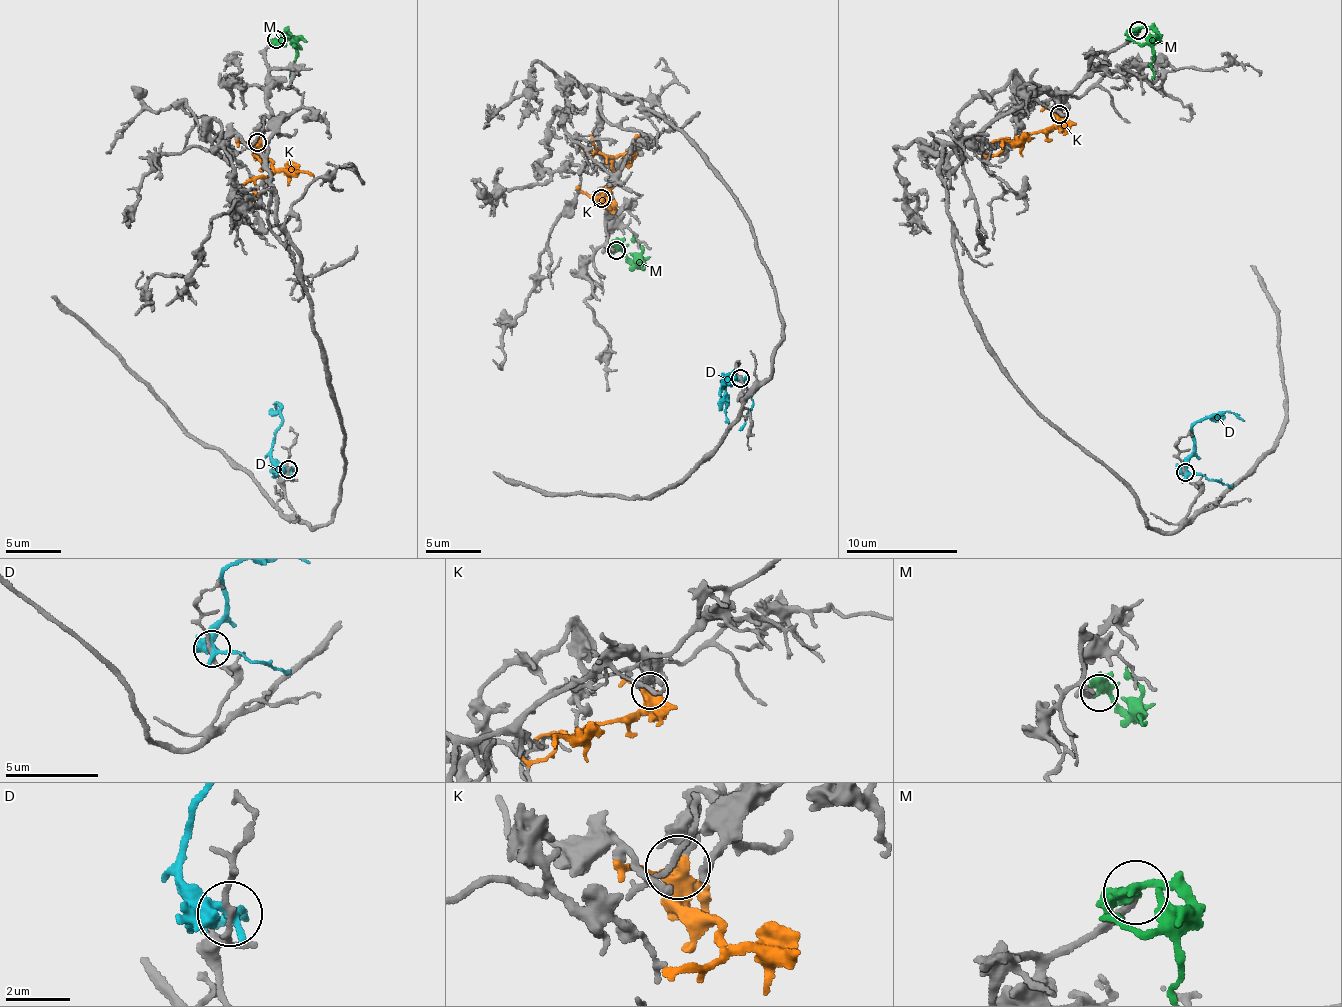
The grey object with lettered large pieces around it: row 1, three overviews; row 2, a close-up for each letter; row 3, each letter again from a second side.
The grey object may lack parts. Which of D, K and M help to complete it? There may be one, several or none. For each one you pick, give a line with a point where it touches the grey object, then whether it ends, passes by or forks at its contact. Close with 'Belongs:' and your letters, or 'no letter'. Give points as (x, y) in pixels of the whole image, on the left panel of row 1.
M: (276, 39) | it forks
Belongs: M

